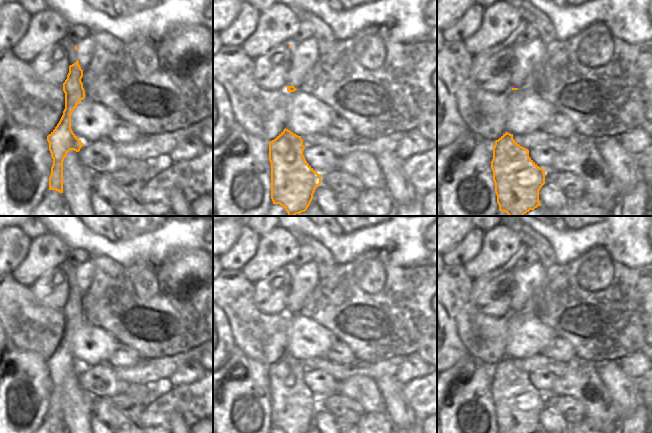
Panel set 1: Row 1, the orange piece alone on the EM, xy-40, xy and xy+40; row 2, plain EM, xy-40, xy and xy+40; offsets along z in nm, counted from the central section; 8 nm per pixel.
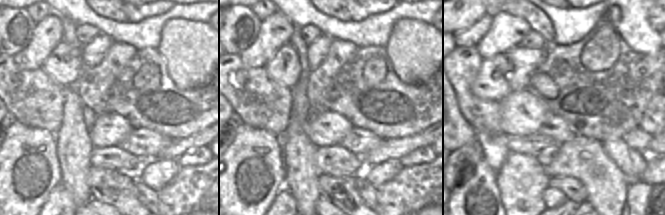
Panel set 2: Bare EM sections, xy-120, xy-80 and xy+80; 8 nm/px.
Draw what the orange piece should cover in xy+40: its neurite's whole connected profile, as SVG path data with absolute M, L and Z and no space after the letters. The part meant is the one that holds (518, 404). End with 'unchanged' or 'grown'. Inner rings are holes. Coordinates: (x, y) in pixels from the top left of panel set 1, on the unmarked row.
M508 356L495 365L492 374L491 393L499 433L535 433L541 430L539 415L545 408L545 394L529 381L529 374L520 370Z; unchanged

